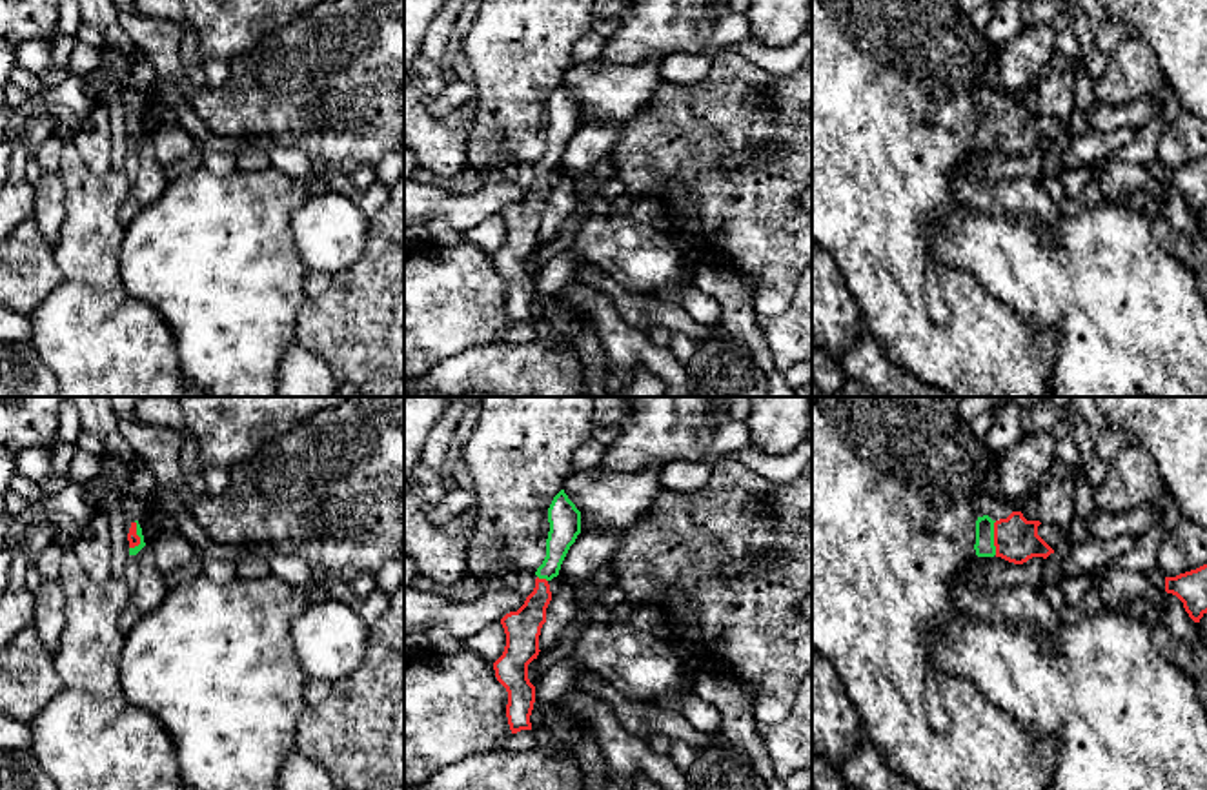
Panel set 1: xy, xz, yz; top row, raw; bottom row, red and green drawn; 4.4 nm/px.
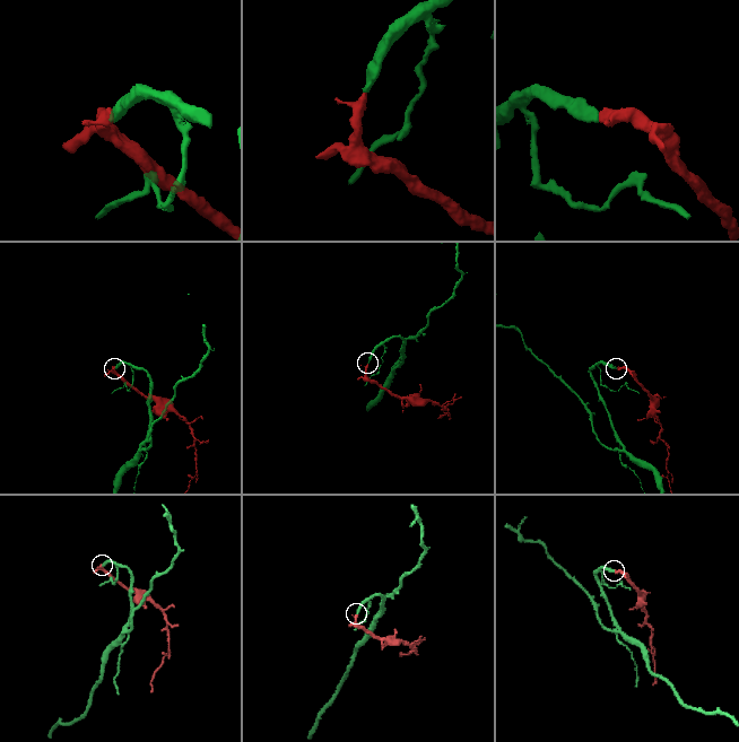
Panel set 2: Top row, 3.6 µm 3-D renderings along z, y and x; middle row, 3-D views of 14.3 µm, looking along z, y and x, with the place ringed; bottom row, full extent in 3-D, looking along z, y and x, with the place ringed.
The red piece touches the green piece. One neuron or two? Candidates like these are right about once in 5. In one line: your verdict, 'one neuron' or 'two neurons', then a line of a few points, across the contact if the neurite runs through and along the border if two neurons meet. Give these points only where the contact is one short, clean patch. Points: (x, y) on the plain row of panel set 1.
one neuron | yz (1016, 131), (994, 130), (983, 139)

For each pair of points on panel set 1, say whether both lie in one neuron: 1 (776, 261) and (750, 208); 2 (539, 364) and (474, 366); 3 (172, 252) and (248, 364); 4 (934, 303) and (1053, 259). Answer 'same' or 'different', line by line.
1: same
2: same
3: same
4: different

